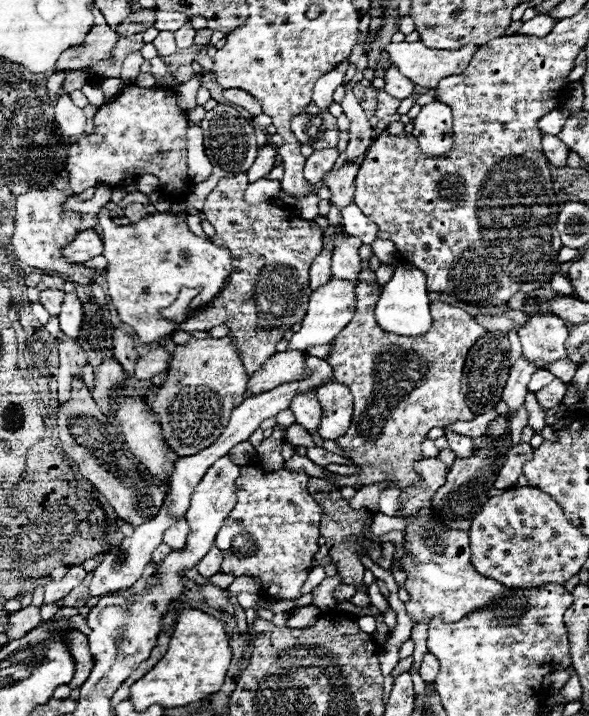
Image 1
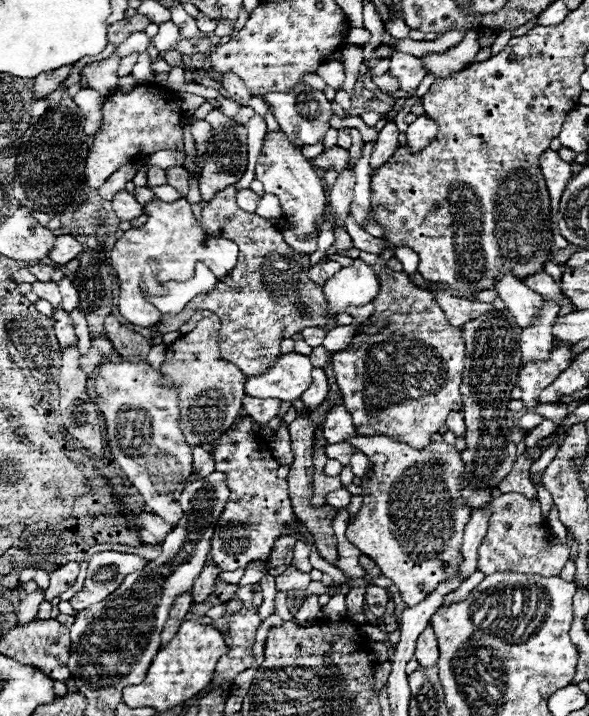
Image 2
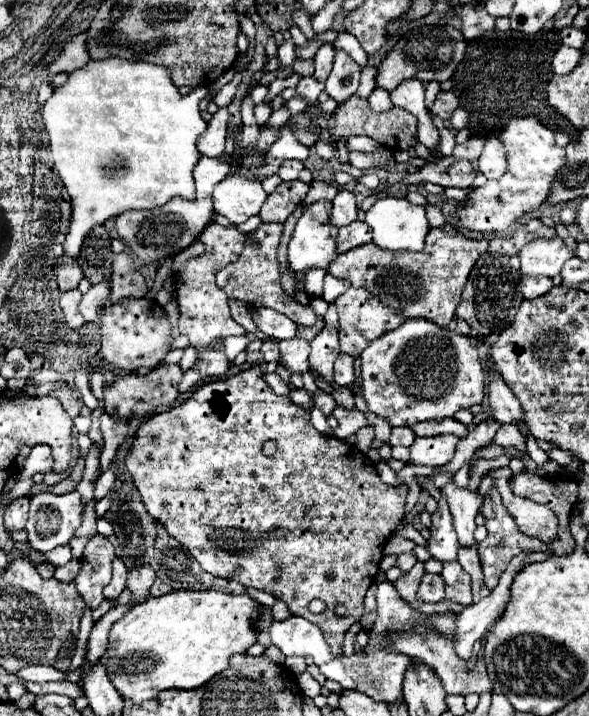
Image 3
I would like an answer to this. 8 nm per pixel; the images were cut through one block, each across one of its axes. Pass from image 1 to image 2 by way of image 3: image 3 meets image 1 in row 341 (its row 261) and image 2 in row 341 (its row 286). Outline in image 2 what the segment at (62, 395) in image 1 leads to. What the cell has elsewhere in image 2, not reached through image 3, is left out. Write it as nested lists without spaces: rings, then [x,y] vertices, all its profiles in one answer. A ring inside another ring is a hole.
[[[58,308],[58,310],[54,310],[52,320],[54,320],[54,332],[56,332],[56,338],[58,338],[60,346],[62,348],[74,346],[78,342],[78,338],[74,334],[74,324],[70,320],[70,314],[66,310]]]

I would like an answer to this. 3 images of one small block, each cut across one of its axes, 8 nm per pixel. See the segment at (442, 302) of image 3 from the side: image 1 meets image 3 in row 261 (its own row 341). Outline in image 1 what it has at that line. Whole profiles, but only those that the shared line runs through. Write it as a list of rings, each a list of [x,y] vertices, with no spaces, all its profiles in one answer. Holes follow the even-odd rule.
[[[358,282],[354,318],[332,342],[332,352],[328,356],[336,382],[346,384],[354,394],[352,426],[336,440],[336,444],[350,454],[352,464],[368,468],[354,476],[340,476],[338,484],[370,486],[380,480],[398,480],[404,490],[420,480],[414,462],[422,458],[420,444],[428,430],[474,418],[474,412],[468,408],[460,391],[460,379],[468,350],[478,338],[486,336],[486,330],[464,310],[436,300],[432,302],[434,326],[426,334],[418,338],[382,334],[374,322],[378,290],[382,290],[380,284]]]

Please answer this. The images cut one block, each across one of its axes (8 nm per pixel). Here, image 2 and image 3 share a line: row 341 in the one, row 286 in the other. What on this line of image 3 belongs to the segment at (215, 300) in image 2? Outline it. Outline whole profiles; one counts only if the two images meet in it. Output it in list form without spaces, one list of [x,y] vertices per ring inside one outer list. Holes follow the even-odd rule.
[[[260,224],[252,234],[246,236],[244,250],[240,258],[228,266],[224,266],[216,274],[216,284],[226,292],[228,298],[242,300],[254,308],[268,306],[278,310],[280,314],[292,318],[296,324],[302,326],[312,326],[316,322],[316,312],[312,310],[310,304],[300,304],[292,294],[284,292],[282,288],[282,274],[280,274],[280,262],[276,256],[278,244],[282,238],[282,224]]]

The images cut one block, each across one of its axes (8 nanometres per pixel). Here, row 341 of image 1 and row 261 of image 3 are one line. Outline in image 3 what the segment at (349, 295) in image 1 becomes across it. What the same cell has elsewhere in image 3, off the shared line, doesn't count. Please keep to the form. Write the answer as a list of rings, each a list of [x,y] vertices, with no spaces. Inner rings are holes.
[[[318,200],[310,204],[304,212],[302,218],[296,224],[296,230],[292,234],[292,240],[288,244],[288,262],[294,272],[304,272],[304,270],[316,270],[322,268],[328,272],[328,266],[336,260],[338,250],[336,250],[336,236],[338,228],[330,220],[332,214],[332,202],[330,200]]]

